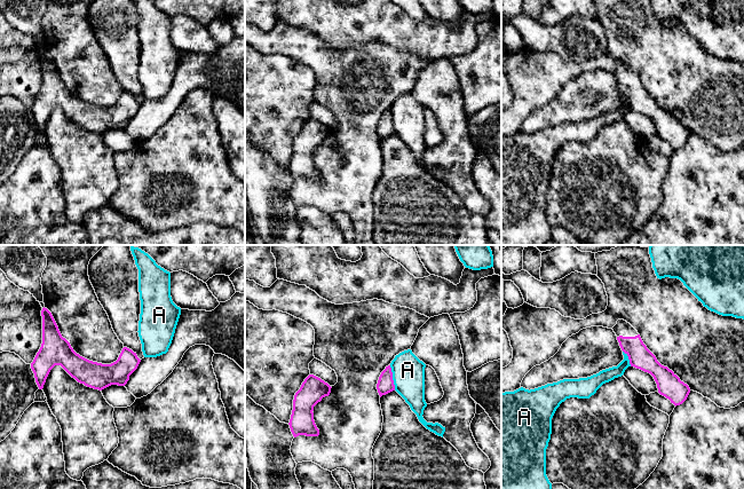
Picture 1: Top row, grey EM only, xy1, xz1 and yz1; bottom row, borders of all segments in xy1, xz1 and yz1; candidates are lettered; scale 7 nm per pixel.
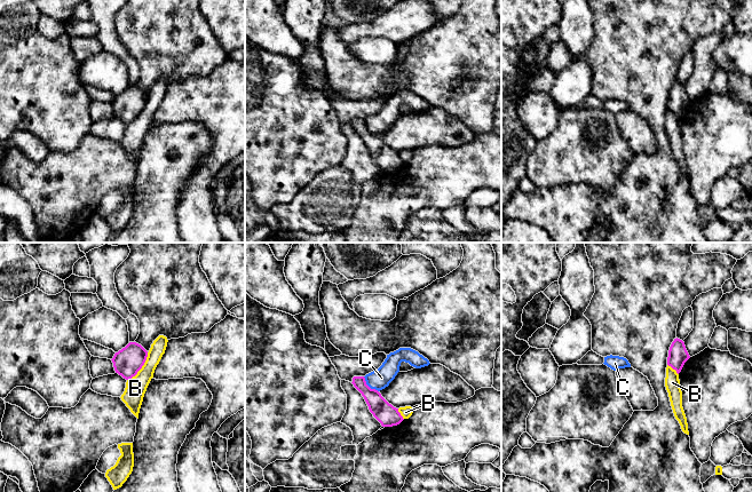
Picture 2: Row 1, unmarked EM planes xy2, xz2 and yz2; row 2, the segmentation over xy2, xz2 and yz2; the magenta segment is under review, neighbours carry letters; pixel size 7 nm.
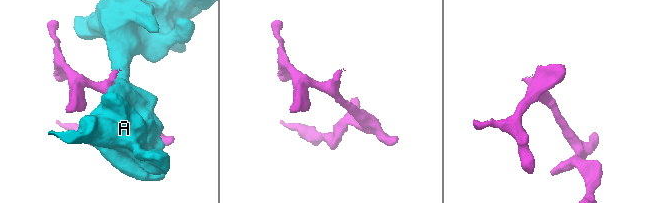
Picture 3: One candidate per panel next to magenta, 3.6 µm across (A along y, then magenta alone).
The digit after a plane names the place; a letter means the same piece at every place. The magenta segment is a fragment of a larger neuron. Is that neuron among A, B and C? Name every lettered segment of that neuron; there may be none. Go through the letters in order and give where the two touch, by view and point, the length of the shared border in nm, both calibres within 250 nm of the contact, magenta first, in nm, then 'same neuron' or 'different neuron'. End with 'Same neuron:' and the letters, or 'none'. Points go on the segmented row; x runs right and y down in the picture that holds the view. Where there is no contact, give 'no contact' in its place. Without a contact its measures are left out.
A: xz1 (392, 378) | 180 nm | 120/220 nm | different neuron
B: xy2 (141, 367) | 240 nm | 200/140 nm | different neuron
C: xz2 (367, 386) | 160 nm | 150/140 nm | different neuron
Same neuron: none

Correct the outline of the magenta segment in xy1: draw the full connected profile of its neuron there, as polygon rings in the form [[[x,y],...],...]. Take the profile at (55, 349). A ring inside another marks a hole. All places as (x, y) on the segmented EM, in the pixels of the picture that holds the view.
[[[42,308],[42,344],[31,369],[39,389],[43,388],[50,370],[61,365],[72,378],[87,387],[102,391],[111,385],[125,386],[141,360],[132,349],[124,347],[118,360],[111,364],[89,361],[77,354],[62,337],[47,308]]]

